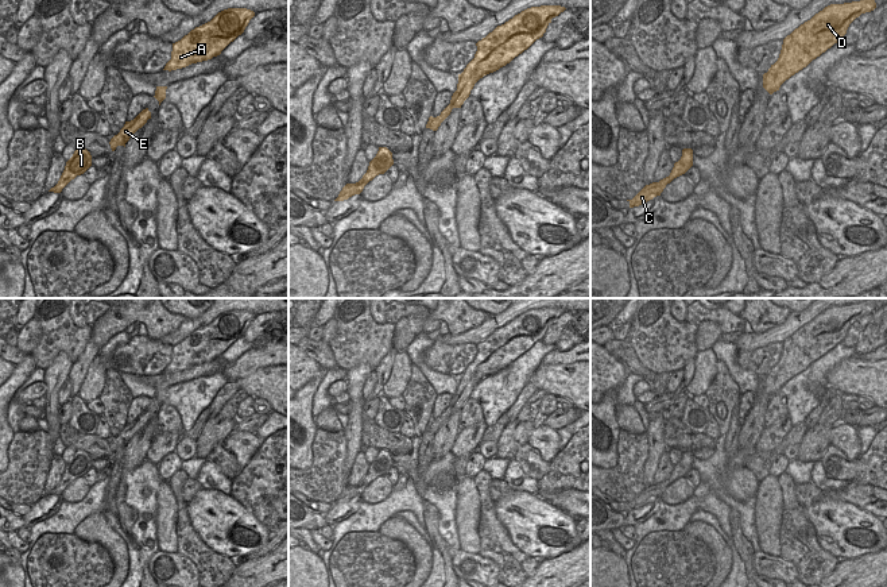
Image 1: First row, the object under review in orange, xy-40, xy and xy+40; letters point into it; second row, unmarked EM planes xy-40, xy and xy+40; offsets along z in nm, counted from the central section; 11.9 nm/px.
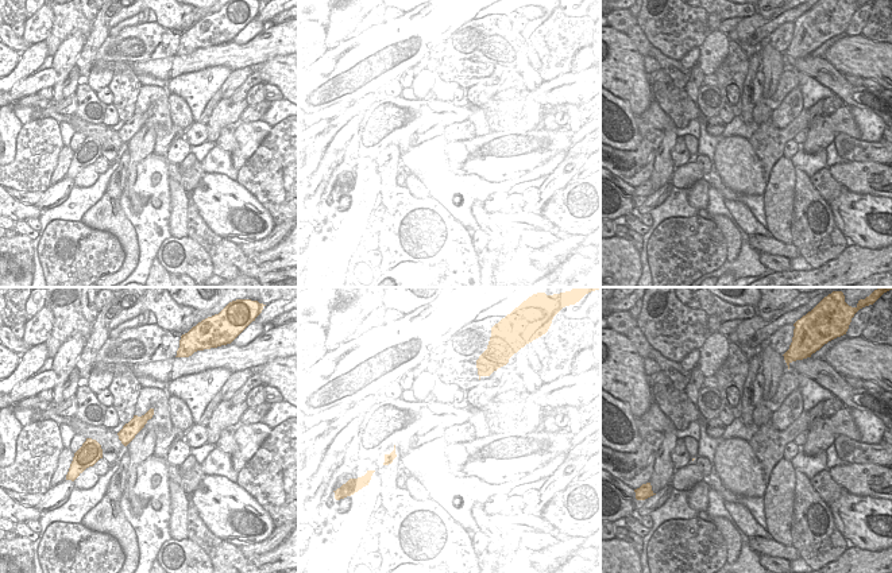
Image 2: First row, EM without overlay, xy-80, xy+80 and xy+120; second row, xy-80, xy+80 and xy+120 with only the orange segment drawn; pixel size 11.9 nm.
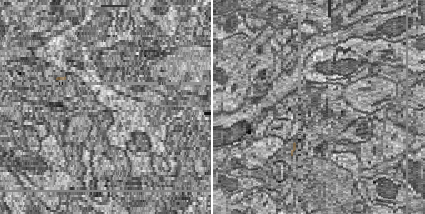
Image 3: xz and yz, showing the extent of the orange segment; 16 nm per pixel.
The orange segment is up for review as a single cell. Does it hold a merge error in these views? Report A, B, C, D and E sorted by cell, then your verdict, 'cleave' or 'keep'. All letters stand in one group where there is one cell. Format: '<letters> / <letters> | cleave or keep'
A B C D E | keep

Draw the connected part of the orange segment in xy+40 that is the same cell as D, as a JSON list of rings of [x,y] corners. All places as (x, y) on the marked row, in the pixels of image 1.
[[[875,0],[825,7],[783,39],[778,61],[763,74],[763,88],[770,94],[779,90],[786,80],[841,40],[856,18],[875,8]]]

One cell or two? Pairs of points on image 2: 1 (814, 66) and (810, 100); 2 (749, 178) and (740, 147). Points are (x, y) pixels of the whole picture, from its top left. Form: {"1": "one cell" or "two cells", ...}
{"1": "two cells", "2": "one cell"}

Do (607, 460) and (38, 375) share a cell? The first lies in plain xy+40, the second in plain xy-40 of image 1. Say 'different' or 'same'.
different

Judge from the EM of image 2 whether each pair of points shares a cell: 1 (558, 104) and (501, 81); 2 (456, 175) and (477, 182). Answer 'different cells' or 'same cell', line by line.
1: different cells
2: different cells

